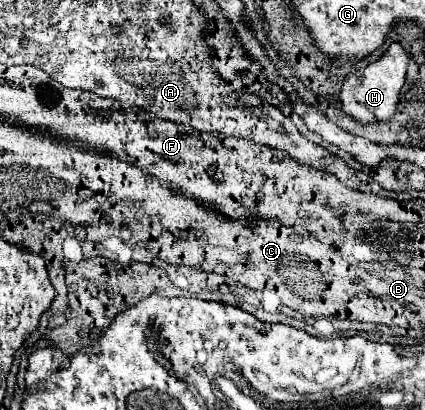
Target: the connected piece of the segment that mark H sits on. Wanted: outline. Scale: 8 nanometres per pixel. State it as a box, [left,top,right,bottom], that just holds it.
[339,42,409,122]

